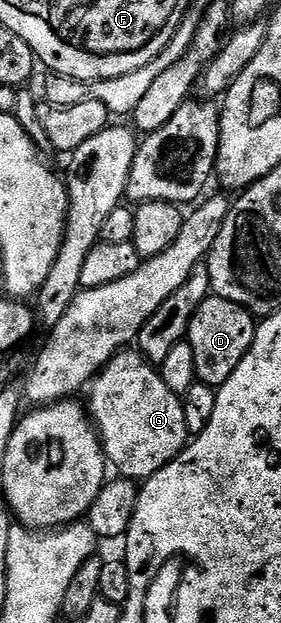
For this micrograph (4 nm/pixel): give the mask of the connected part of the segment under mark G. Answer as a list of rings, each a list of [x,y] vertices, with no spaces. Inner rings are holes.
[[[121,350],[117,352],[110,363],[104,365],[92,377],[87,392],[86,411],[95,427],[96,435],[100,437],[104,459],[111,467],[113,464],[120,471],[117,473],[123,479],[137,482],[150,479],[154,474],[158,474],[158,470],[165,468],[178,453],[183,452],[189,443],[183,399],[172,393],[170,386],[162,382],[159,371],[147,363],[139,351]]]

